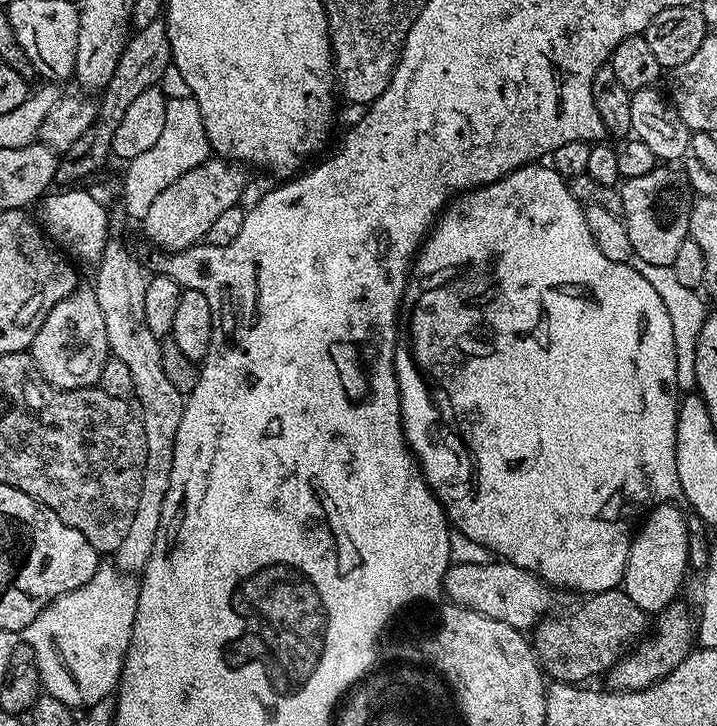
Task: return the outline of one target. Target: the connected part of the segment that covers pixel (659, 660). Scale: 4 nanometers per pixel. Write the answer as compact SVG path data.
M669 606L659 613L654 620L656 636L649 635L647 639L640 642L645 644L637 643L636 652L629 651L621 656L619 662L607 673L606 680L612 683L609 685L613 689L639 692L641 688L649 688L656 680L671 674L688 657L688 653L693 651L694 641L698 636L693 617L691 620L686 609L676 607Z

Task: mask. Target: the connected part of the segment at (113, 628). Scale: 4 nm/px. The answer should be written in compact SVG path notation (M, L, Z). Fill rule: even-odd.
M97 568L90 582L43 608L36 623L22 636L36 655L43 691L73 710L87 710L115 693L134 630L137 589L123 588L106 568Z

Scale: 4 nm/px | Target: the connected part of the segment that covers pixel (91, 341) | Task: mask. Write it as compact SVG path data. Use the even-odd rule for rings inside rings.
M77 286L50 314L38 330L30 349L40 375L56 388L90 388L99 381L102 366L110 359L106 318L98 306L95 287Z

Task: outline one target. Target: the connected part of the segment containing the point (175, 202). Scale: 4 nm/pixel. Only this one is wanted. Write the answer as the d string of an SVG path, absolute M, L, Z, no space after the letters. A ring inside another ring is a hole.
M223 158L211 159L205 159L194 170L182 174L182 178L170 182L170 186L166 186L166 190L154 198L150 211L144 215L144 236L161 253L185 252L187 248L193 248L204 240L206 230L210 230L218 214L241 203L245 169L239 163Z

